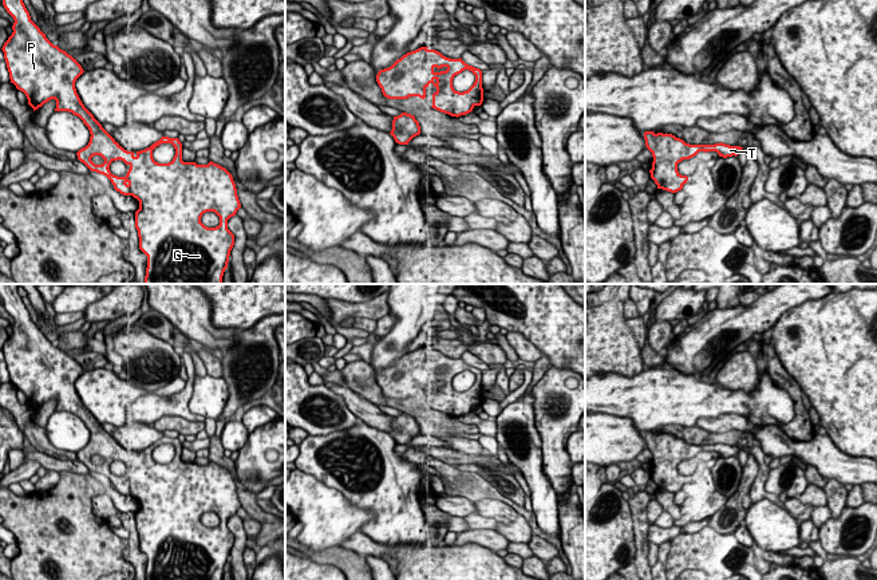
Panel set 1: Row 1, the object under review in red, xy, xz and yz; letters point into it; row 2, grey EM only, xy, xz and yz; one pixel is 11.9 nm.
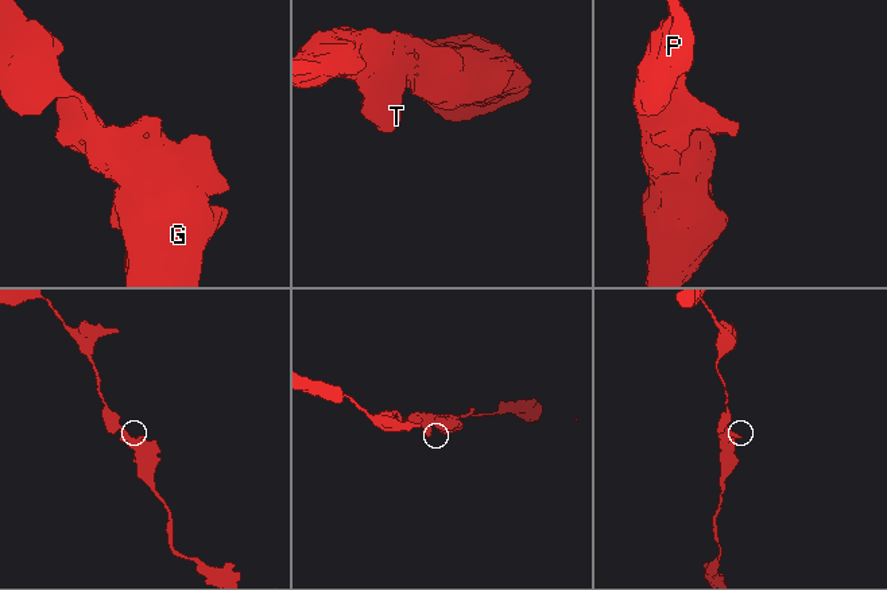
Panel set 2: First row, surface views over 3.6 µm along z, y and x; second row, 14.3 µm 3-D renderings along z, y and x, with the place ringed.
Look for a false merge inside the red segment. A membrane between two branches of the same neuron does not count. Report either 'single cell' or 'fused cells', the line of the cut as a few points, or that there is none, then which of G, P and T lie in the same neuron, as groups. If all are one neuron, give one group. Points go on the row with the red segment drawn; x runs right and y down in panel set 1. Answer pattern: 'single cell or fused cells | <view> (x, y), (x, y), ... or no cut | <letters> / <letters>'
single cell | no cut | G P T

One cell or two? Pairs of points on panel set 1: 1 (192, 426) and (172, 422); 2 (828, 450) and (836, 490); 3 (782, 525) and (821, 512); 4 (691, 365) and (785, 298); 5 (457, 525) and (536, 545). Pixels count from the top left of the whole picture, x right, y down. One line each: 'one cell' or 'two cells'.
1: one cell
2: two cells
3: two cells
4: one cell
5: one cell

